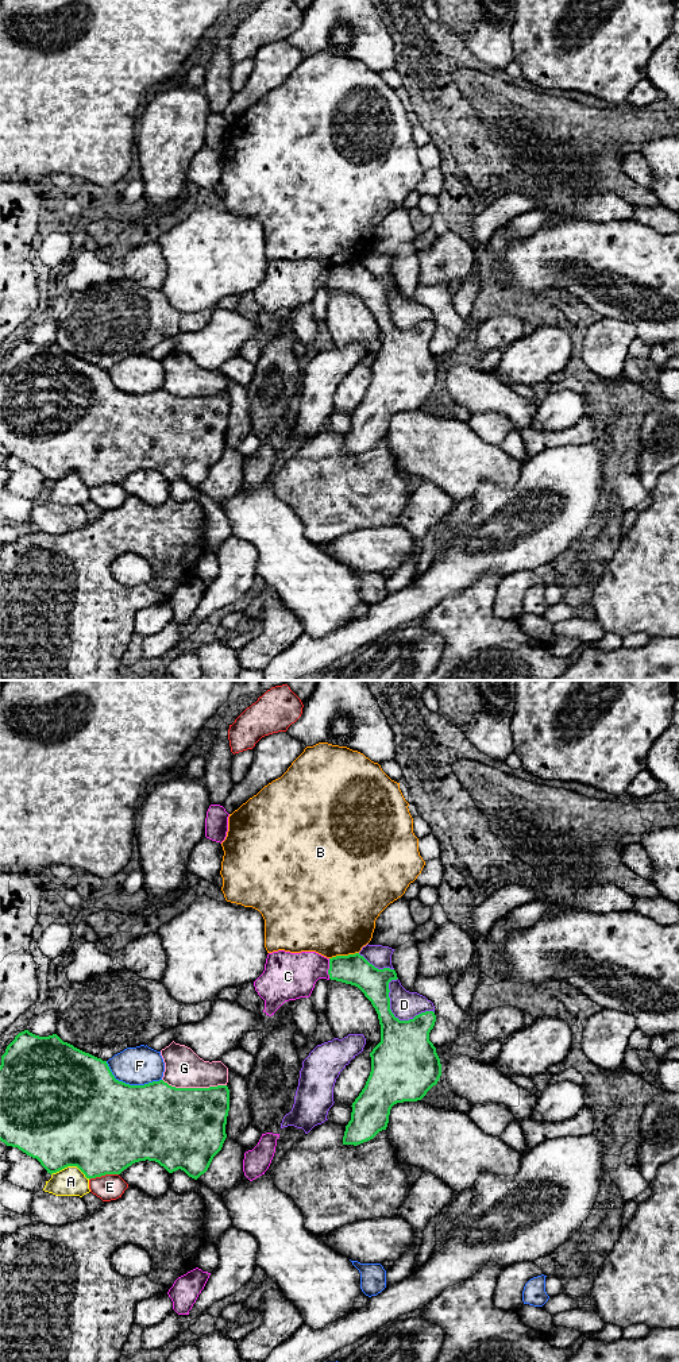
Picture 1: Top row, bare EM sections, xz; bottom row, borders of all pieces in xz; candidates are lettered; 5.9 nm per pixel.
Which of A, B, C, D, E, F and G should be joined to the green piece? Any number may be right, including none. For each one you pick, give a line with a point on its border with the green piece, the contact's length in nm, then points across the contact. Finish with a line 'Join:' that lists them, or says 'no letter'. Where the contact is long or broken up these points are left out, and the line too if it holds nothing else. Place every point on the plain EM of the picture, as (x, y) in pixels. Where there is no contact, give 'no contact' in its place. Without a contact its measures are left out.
Join: no letter

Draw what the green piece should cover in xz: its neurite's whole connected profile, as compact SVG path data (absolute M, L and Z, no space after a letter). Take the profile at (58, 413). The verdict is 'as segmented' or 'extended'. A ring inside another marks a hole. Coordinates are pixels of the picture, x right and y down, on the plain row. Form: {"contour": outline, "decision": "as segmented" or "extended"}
{"contour": "M24 339L1 364L0 450L36 467L50 483L77 475L90 489L120 483L132 472L148 468L158 471L169 482L181 478L197 489L223 456L228 420L227 394L175 397L163 389L130 394L115 387L107 370L63 351L57 343L39 346Z", "decision": "as segmented"}

